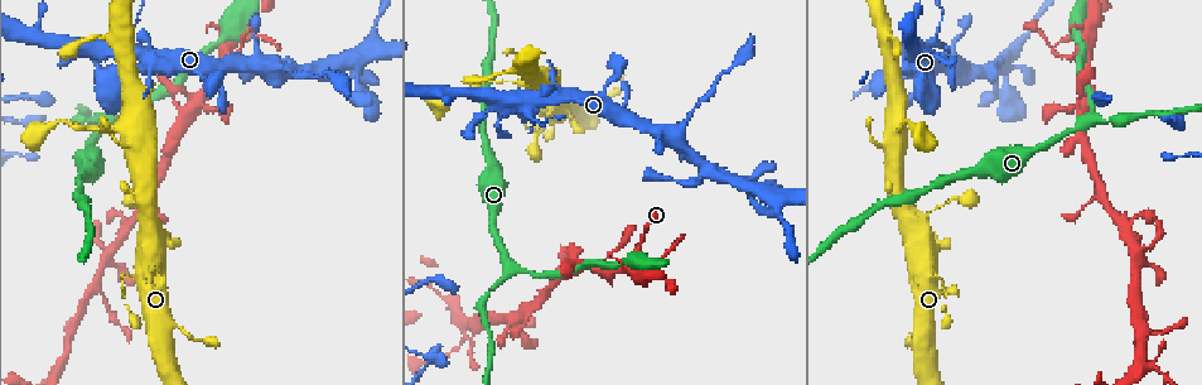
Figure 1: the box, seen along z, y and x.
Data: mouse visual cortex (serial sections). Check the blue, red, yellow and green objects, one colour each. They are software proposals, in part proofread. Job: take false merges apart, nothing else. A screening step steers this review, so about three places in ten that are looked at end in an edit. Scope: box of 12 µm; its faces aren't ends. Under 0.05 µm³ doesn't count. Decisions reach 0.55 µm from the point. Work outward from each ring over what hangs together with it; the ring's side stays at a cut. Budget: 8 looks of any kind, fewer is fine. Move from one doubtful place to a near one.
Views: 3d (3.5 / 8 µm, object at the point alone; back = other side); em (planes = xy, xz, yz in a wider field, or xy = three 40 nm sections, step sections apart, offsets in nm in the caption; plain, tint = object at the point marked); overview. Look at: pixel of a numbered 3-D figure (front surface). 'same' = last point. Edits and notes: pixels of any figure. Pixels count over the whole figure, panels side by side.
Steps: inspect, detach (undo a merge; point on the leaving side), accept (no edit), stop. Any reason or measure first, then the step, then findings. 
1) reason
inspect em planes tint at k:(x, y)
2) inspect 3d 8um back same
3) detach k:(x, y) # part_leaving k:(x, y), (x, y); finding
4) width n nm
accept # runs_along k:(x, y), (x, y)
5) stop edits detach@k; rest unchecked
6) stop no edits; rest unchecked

arms part here
inspect 3d 8um at 1:(959, 71)

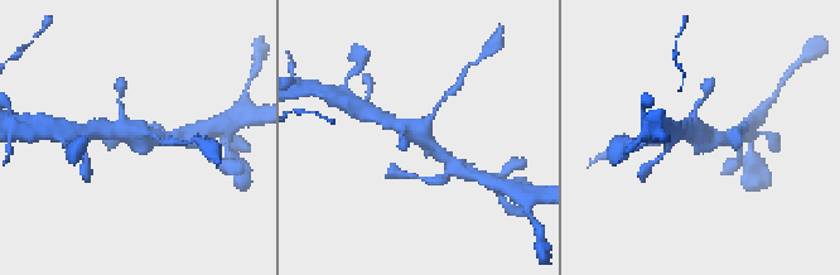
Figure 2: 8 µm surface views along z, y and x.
inspect 3d 3.5um back at 2:(704, 137)

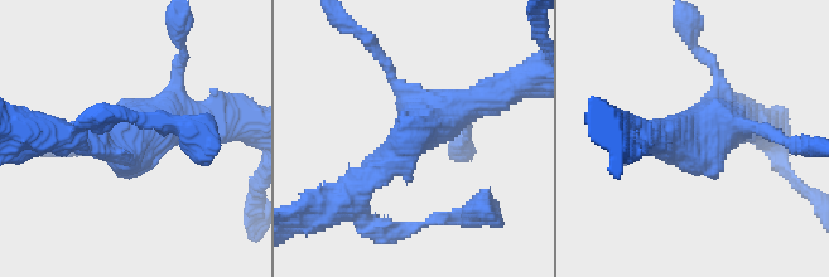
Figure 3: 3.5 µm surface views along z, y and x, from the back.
inspect em xy step 1 tint at 3:(414, 135)

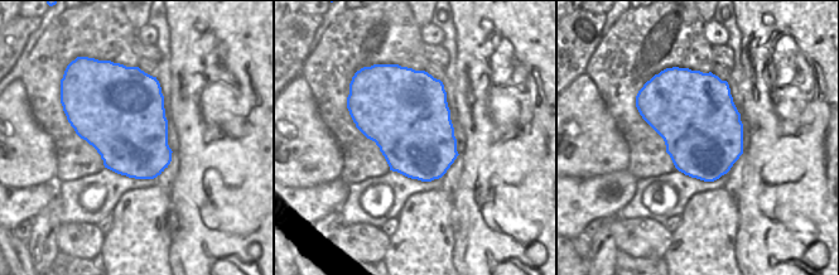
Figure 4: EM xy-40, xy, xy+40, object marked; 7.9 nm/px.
accept # runs_along 3:(511, 87), (429, 120), (367, 178); all the same cell

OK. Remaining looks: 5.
abrupt turn
inspect 3d 8um at 1:(352, 59)

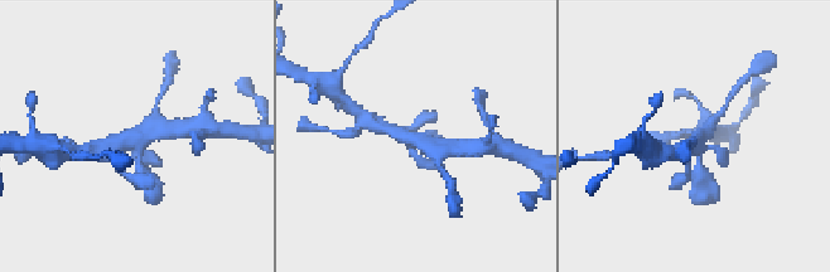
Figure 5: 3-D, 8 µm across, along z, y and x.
closer look
inspect 3d 3.5um at 5:(417, 140)

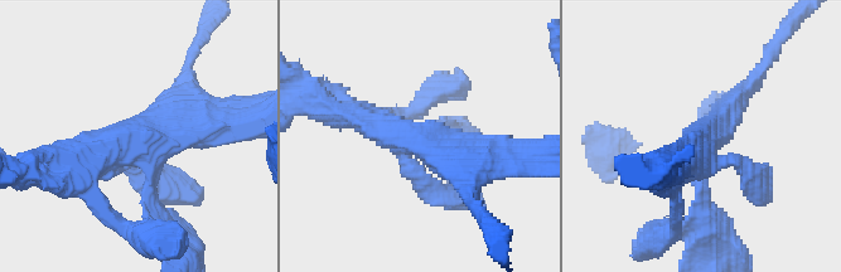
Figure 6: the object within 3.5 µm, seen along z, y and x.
shape alone is not enough
inspect em xy step 3 tint at 6:(142, 136)

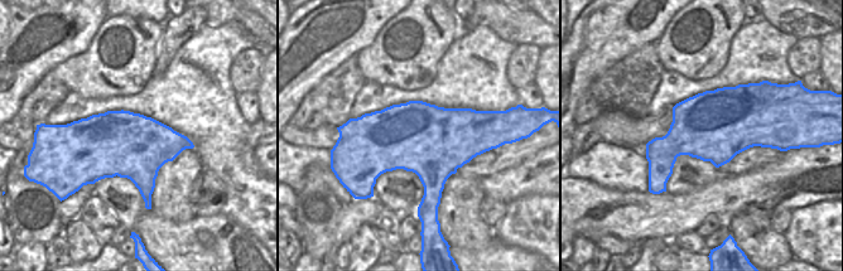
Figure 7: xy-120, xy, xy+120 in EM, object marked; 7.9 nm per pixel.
accept # runs_along 6:(66, 168), (163, 121), (217, 125); continuous, no second cell

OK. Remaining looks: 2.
two arms in line, one across
inspect 3d 3.5um at 1:(1137, 259)

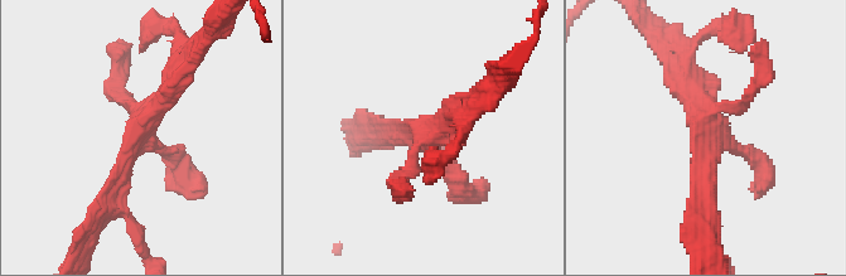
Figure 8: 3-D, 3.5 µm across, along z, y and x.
inspect em xy step 5 tint at 8:(141, 135)

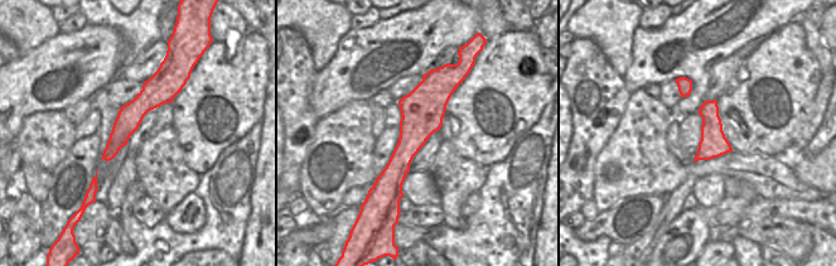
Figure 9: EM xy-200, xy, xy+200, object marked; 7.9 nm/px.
accept # continuous, no second cell

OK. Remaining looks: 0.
stop no edits; rest unchecked

